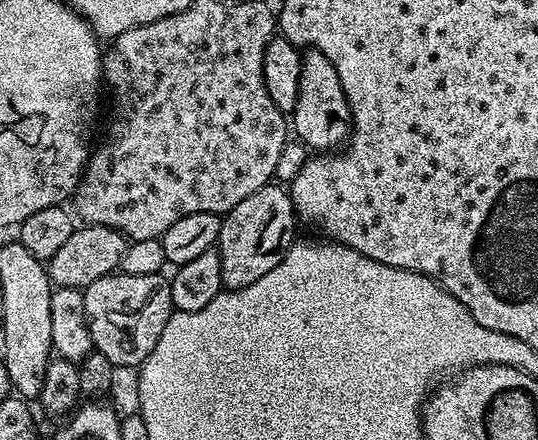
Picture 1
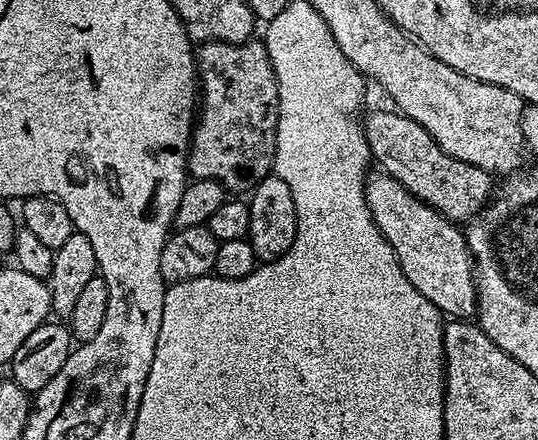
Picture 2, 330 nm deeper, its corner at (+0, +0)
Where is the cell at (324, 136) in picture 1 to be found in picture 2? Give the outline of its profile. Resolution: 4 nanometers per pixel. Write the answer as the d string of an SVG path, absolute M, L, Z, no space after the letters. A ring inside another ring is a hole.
M376 170L365 179L364 193L366 206L378 226L378 230L390 242L394 254L398 258L398 266L402 266L402 274L410 278L410 286L429 299L434 308L448 318L468 318L476 310L476 269L472 259L472 251L468 248L468 239L460 232L453 221L448 220L438 210L434 210L426 202L422 202L402 182L383 170Z

